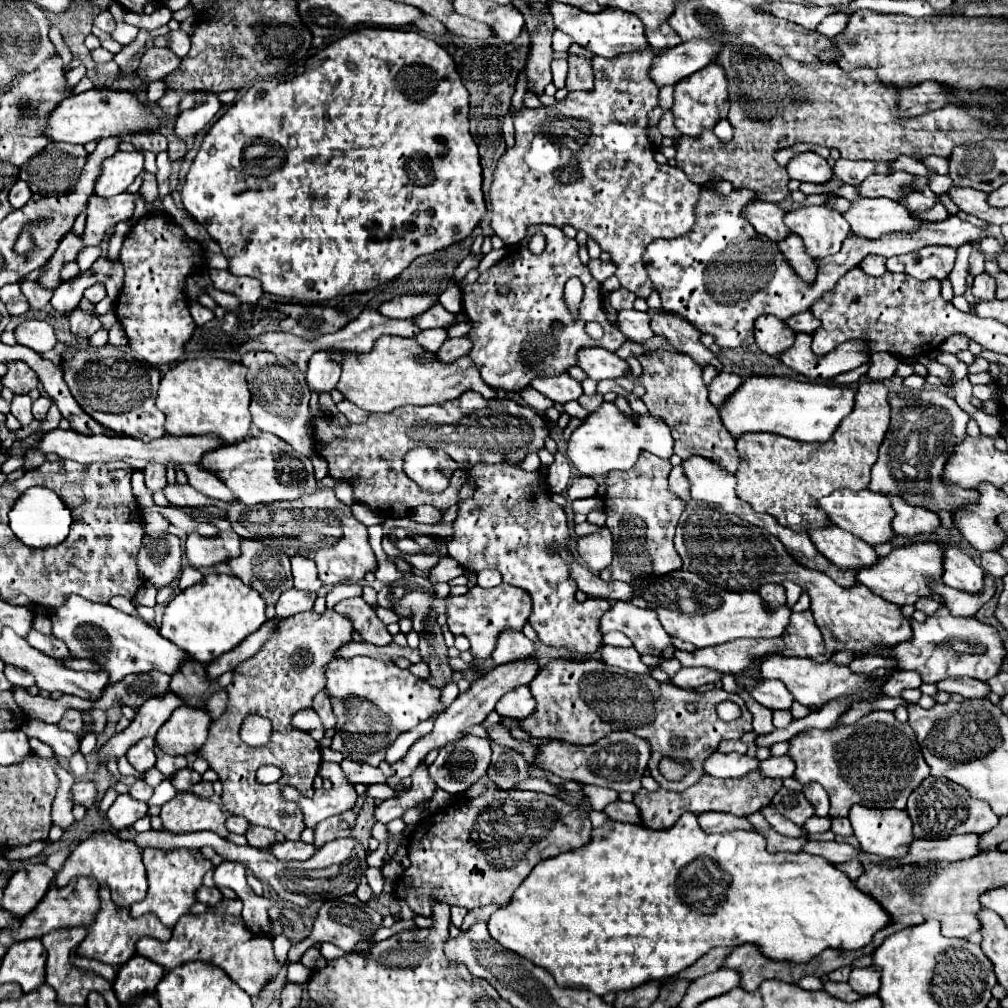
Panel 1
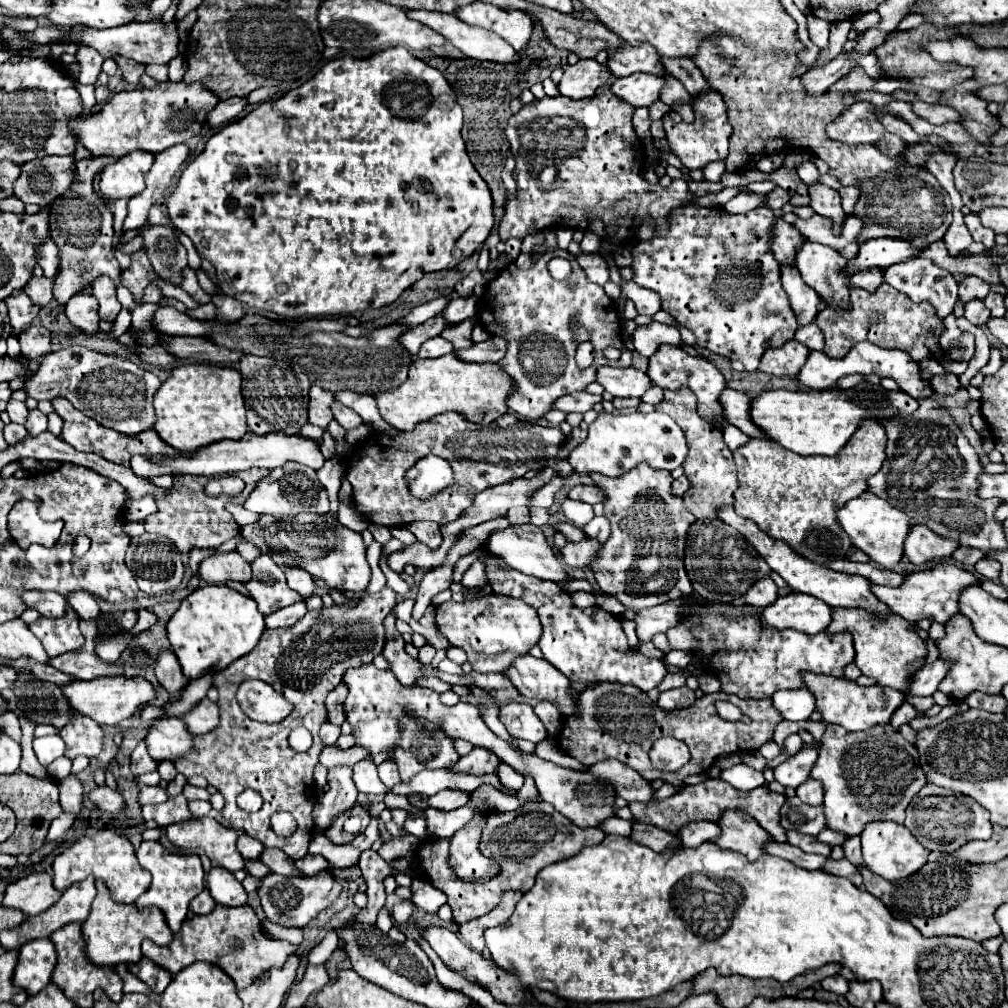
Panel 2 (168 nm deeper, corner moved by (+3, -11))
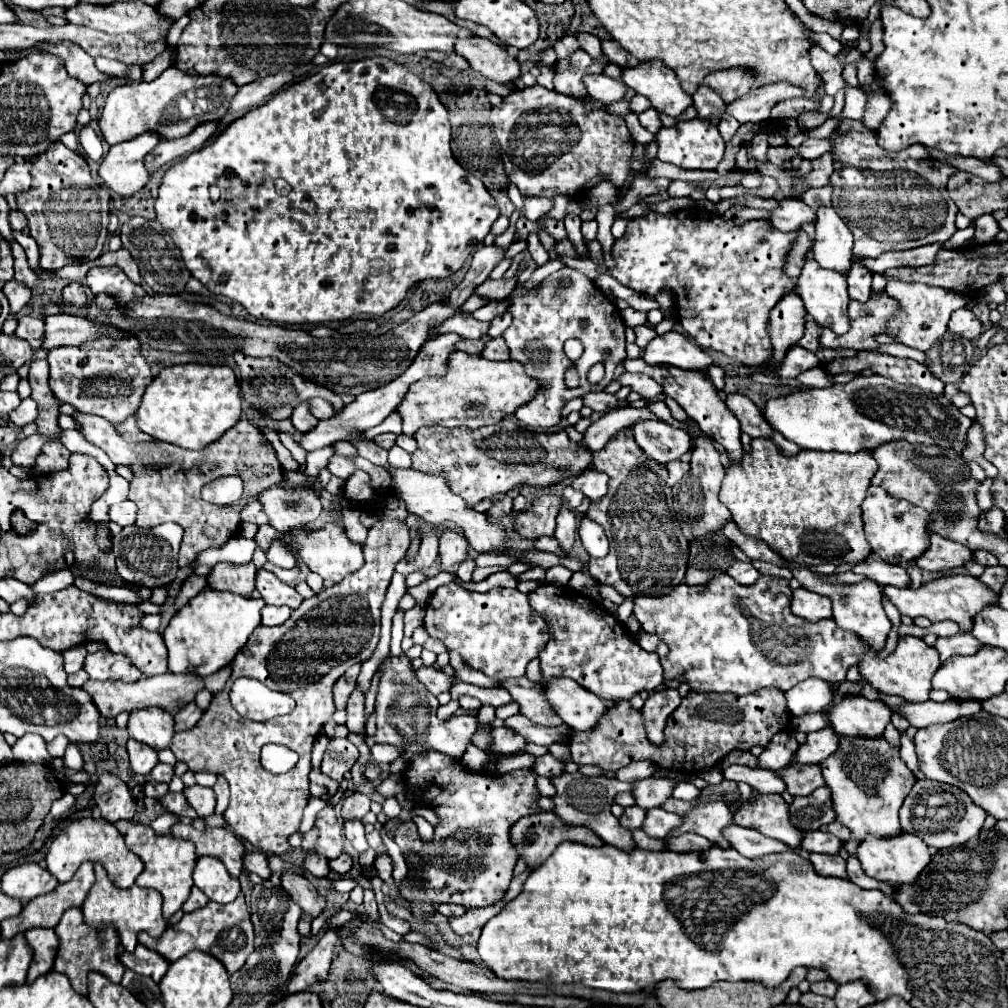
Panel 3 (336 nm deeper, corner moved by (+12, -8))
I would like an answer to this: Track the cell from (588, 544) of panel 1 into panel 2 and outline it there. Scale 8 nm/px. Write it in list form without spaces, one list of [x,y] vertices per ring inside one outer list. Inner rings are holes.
[[[585,538],[583,542],[567,542],[567,546],[561,550],[561,556],[565,564],[573,568],[591,570],[591,562],[595,562],[601,548],[603,548],[601,542],[593,538]]]

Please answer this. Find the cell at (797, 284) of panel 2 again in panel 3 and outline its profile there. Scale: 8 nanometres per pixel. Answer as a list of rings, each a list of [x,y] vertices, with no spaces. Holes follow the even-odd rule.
[[[788,293],[780,299],[780,303],[770,311],[768,331],[772,343],[770,363],[778,363],[782,355],[786,355],[786,347],[794,347],[804,335],[806,309],[802,299],[796,293]]]

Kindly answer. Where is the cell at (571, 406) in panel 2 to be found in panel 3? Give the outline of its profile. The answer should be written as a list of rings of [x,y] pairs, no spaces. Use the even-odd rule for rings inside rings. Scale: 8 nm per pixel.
[[[588,393],[584,395],[584,405],[592,407],[596,413],[604,413],[608,409],[614,409],[614,407],[628,407],[628,399],[618,399],[616,395],[610,395],[610,393]]]

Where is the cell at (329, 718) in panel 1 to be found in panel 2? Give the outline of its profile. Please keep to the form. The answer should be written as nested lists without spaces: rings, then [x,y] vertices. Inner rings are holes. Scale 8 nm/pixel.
[[[339,684],[335,690],[331,690],[331,694],[327,694],[327,722],[341,726],[345,722],[345,712],[343,712],[343,700],[347,696],[347,686]]]

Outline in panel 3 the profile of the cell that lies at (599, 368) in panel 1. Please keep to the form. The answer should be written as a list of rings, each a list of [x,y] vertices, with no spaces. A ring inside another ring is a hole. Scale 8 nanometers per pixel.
[[[622,373],[622,377],[618,379],[622,385],[630,385],[632,391],[640,393],[646,399],[656,399],[662,393],[662,387],[658,383],[654,383],[654,379],[650,379],[648,375],[642,373]]]

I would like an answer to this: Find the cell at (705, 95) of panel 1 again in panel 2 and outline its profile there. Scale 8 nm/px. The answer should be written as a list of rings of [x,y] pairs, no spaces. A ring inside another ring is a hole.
[[[709,88],[709,90],[705,90],[693,98],[691,108],[695,112],[695,120],[691,124],[687,124],[687,122],[677,124],[671,120],[669,114],[663,116],[667,142],[669,142],[671,152],[685,164],[685,168],[703,168],[707,162],[725,160],[731,124],[727,122],[727,106],[723,102],[723,96],[717,90]]]

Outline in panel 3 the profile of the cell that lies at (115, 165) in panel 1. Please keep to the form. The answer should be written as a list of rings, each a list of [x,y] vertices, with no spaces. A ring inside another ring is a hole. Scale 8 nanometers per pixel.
[[[150,131],[112,145],[98,169],[102,181],[122,197],[130,197],[144,189],[150,179],[144,159],[160,141],[160,135]]]

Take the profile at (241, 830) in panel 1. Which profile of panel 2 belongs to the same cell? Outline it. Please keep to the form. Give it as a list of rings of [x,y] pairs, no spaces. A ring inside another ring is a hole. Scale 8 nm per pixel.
[[[239,834],[239,842],[237,842],[237,850],[243,858],[259,858],[259,854],[263,852],[263,846],[259,840],[247,836],[247,834]]]

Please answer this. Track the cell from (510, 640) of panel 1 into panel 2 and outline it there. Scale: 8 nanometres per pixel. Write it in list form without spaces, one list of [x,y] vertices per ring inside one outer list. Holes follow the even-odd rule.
[[[523,654],[511,662],[507,672],[503,672],[513,686],[525,698],[535,700],[551,700],[555,702],[563,716],[571,716],[575,710],[577,694],[571,694],[571,682],[547,660],[533,658],[531,654]]]

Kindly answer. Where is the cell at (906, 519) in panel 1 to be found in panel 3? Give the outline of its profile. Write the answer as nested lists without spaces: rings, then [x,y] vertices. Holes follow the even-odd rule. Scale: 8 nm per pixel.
[[[930,533],[930,549],[916,559],[916,565],[926,571],[946,573],[950,569],[966,565],[968,561],[974,561],[974,555],[968,551],[968,547],[944,539],[938,533]]]

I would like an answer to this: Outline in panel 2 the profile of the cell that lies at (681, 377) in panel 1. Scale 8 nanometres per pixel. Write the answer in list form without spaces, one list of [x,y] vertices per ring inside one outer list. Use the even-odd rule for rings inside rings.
[[[685,386],[683,390],[663,390],[663,402],[655,404],[655,410],[669,414],[687,438],[689,454],[683,462],[683,470],[687,480],[691,482],[691,488],[683,494],[685,506],[695,518],[715,518],[715,510],[725,504],[731,504],[733,492],[737,490],[737,468],[731,450],[723,442],[721,430],[697,412],[695,394]]]

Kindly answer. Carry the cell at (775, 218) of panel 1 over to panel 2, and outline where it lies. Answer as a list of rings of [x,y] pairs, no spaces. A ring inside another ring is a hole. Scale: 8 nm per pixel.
[[[775,218],[771,234],[771,252],[775,260],[779,264],[793,264],[795,248],[803,242],[801,232],[793,224],[787,224],[783,218]]]

